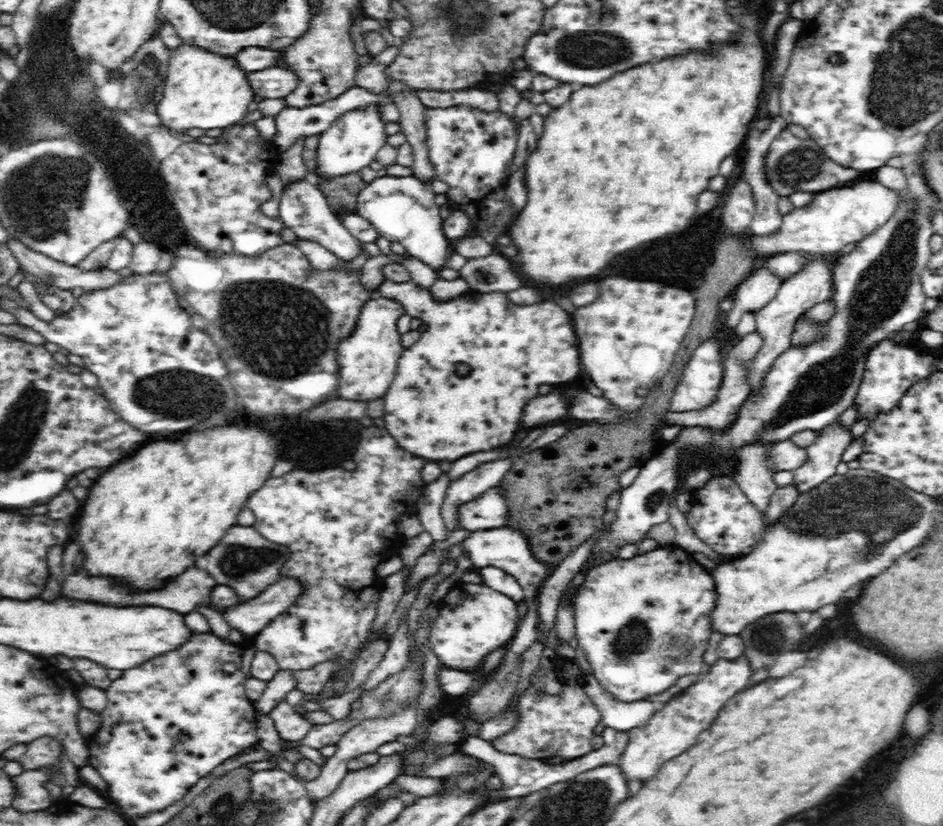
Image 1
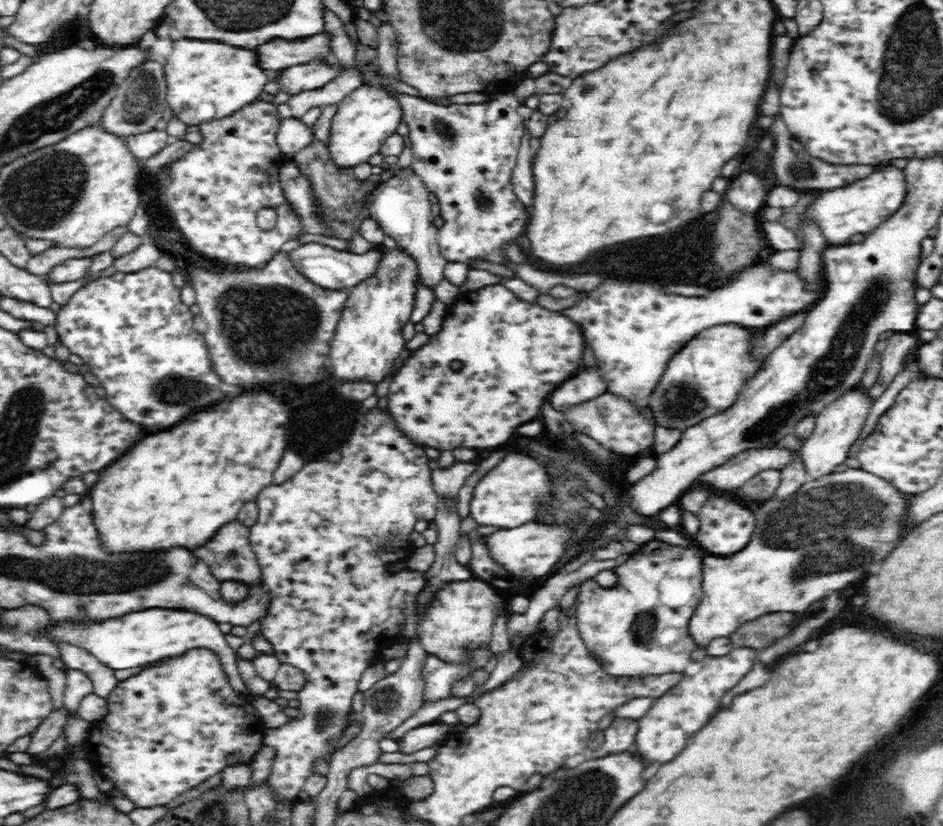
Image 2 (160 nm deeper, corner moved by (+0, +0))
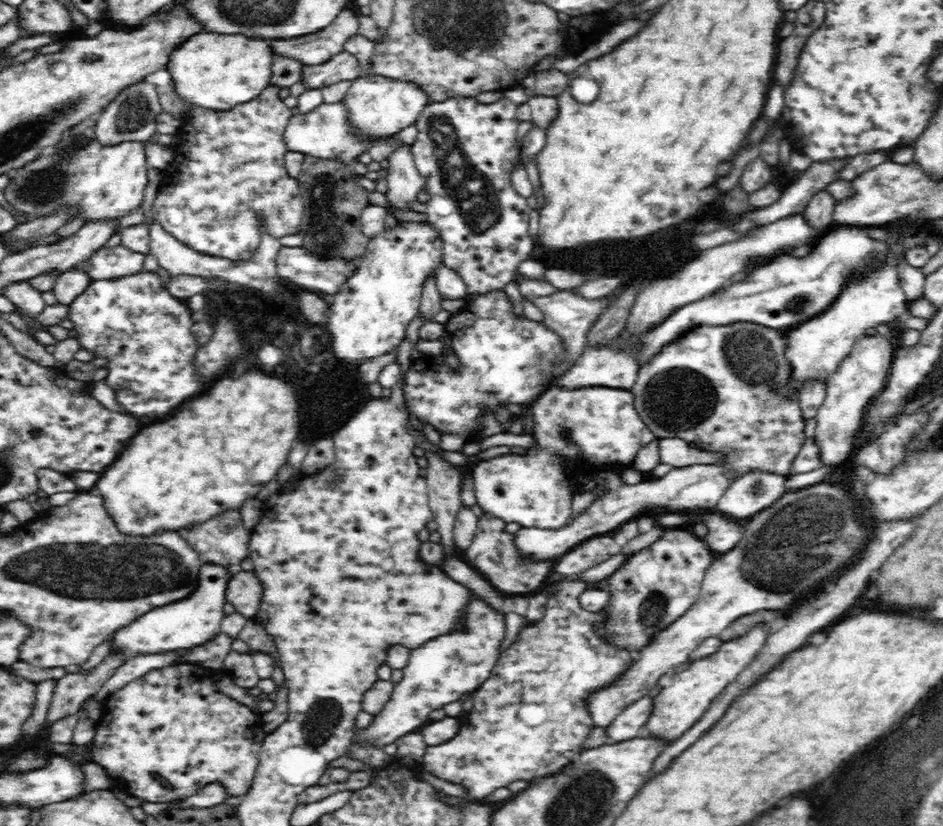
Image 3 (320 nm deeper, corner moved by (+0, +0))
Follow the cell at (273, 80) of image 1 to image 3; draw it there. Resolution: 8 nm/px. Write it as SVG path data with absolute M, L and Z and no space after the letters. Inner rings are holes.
M344 50L328 62L303 68L303 81L307 88L322 88L340 80L354 80L361 76L358 59Z

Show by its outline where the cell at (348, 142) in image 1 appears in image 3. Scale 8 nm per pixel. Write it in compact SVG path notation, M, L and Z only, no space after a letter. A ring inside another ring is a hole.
M360 76L351 82L342 100L350 112L350 122L366 137L392 137L406 126L415 124L415 119L429 106L431 98L419 85L383 76Z

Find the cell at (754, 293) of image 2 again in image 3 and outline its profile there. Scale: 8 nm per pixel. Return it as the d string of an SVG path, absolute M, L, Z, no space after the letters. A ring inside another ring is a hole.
M870 226L829 229L824 235L816 238L812 250L806 256L778 254L774 256L774 260L770 264L760 266L756 270L752 269L744 282L738 282L732 286L728 284L728 288L714 293L714 296L708 295L701 301L672 311L657 327L650 329L643 336L643 347L637 352L639 366L642 367L644 362L648 362L648 358L660 353L661 349L669 342L676 341L679 337L684 336L685 332L700 325L726 326L737 322L754 322L756 325L786 330L819 315L826 310L826 306L830 306L830 302L834 302L834 298L838 298L838 290L842 290L842 278L846 278L846 274L854 274L854 270L870 270L870 266L874 266L874 262L878 262L878 258L882 258L882 250L886 250L886 241L870 237L868 232L871 229Z

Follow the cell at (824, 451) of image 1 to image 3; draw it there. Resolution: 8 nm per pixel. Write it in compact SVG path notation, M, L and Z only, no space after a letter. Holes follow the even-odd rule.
M880 333L870 334L869 337L862 337L858 340L850 350L849 356L844 361L841 361L837 369L830 374L829 381L826 383L825 401L815 416L818 425L815 428L814 437L819 444L819 456L824 465L840 468L843 461L856 448L856 436L864 425L865 413L868 411L868 406L872 404L873 398L881 392L886 384L894 354L894 340L890 340Z

